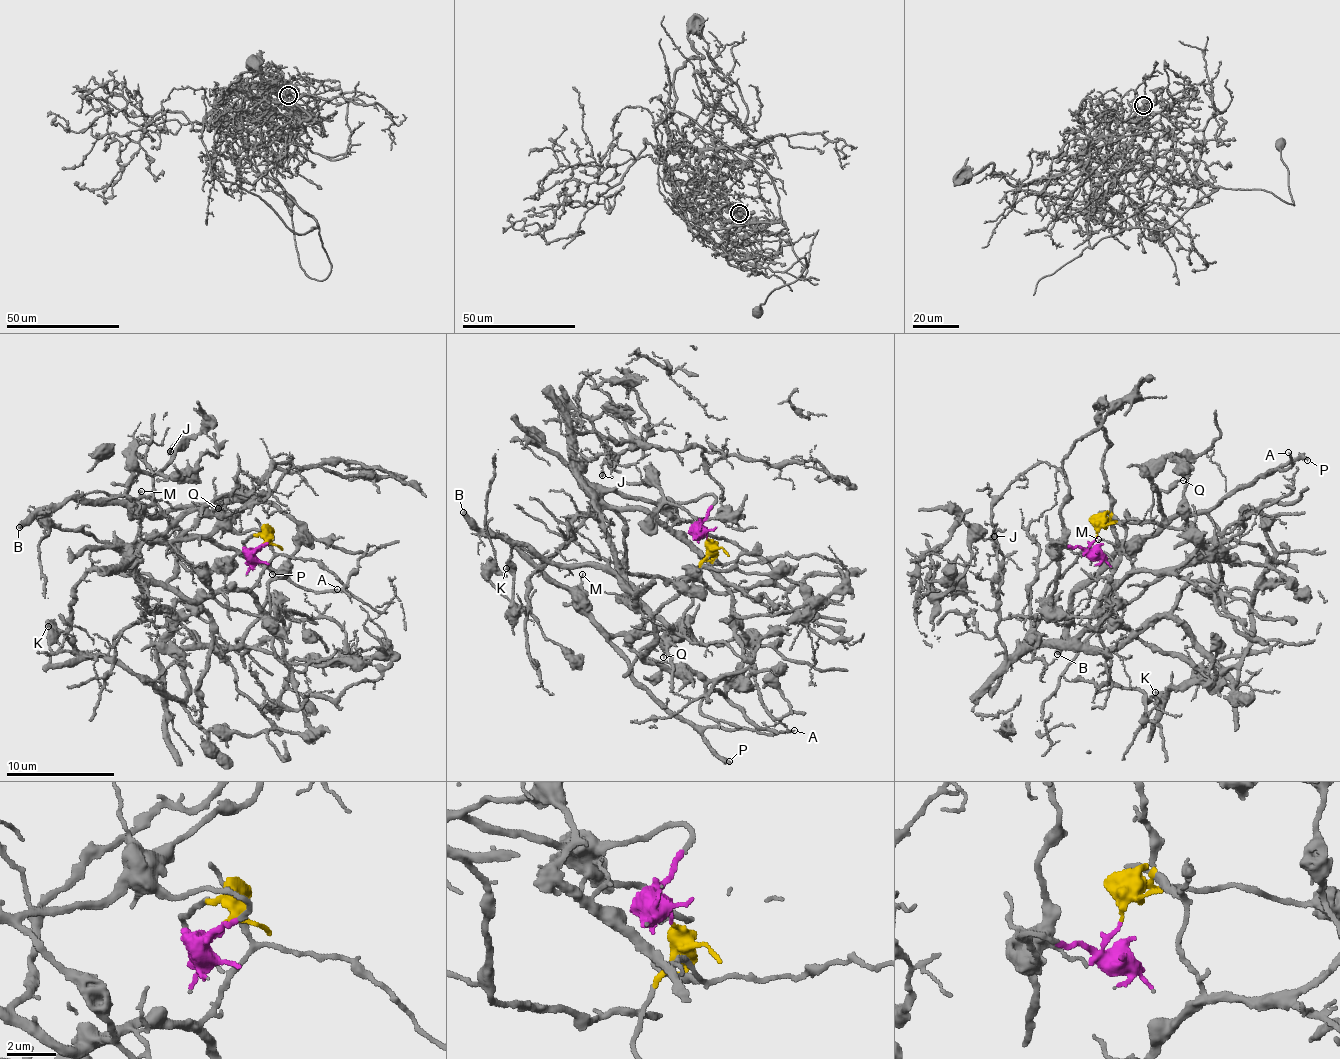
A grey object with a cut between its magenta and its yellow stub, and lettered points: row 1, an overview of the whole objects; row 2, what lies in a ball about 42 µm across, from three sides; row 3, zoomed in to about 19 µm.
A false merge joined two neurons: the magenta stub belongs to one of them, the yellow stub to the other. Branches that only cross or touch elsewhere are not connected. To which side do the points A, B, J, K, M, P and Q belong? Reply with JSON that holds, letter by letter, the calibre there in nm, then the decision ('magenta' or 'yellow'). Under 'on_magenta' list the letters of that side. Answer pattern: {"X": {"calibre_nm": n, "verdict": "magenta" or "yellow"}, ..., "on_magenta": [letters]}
{"A": {"calibre_nm": 160, "verdict": "yellow"}, "B": {"calibre_nm": 400, "verdict": "yellow"}, "J": {"calibre_nm": 170, "verdict": "magenta"}, "K": {"calibre_nm": 300, "verdict": "magenta"}, "M": {"calibre_nm": 120, "verdict": "yellow"}, "P": {"calibre_nm": 260, "verdict": "yellow"}, "Q": {"calibre_nm": 240, "verdict": "yellow"}, "on_magenta": ["J", "K"]}

